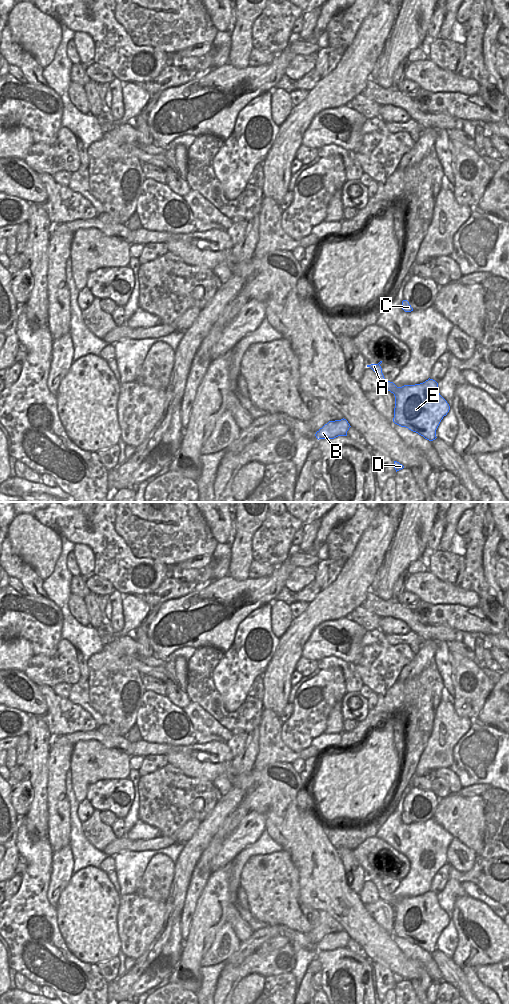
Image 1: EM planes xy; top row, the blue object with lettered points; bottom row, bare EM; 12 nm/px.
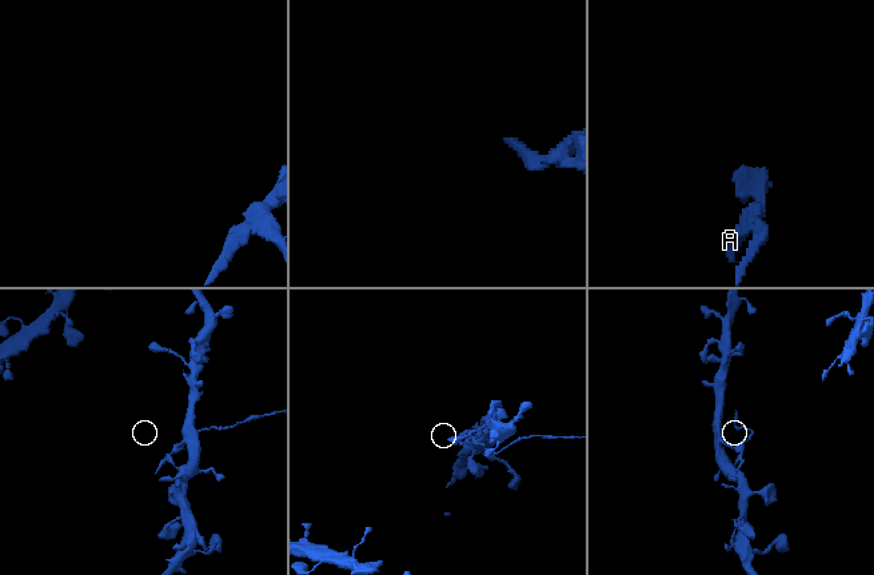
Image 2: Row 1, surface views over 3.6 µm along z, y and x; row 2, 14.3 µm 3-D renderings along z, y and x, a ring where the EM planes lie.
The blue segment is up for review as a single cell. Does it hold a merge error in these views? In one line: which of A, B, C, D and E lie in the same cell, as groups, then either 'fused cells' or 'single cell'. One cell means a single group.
A / B C D E | fused cells

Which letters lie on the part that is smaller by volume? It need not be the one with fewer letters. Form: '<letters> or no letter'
A

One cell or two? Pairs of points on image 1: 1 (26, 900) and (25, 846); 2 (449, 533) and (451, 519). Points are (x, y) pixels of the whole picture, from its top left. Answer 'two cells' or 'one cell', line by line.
1: one cell
2: one cell

